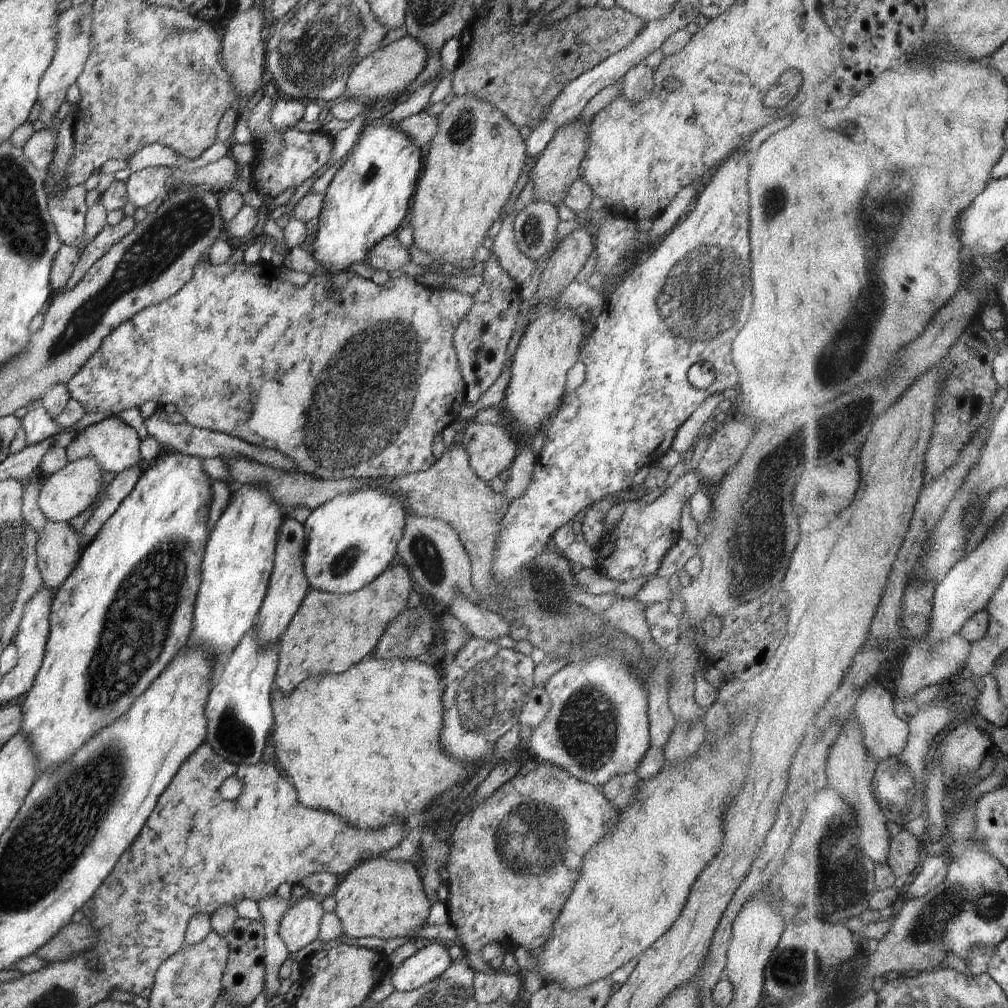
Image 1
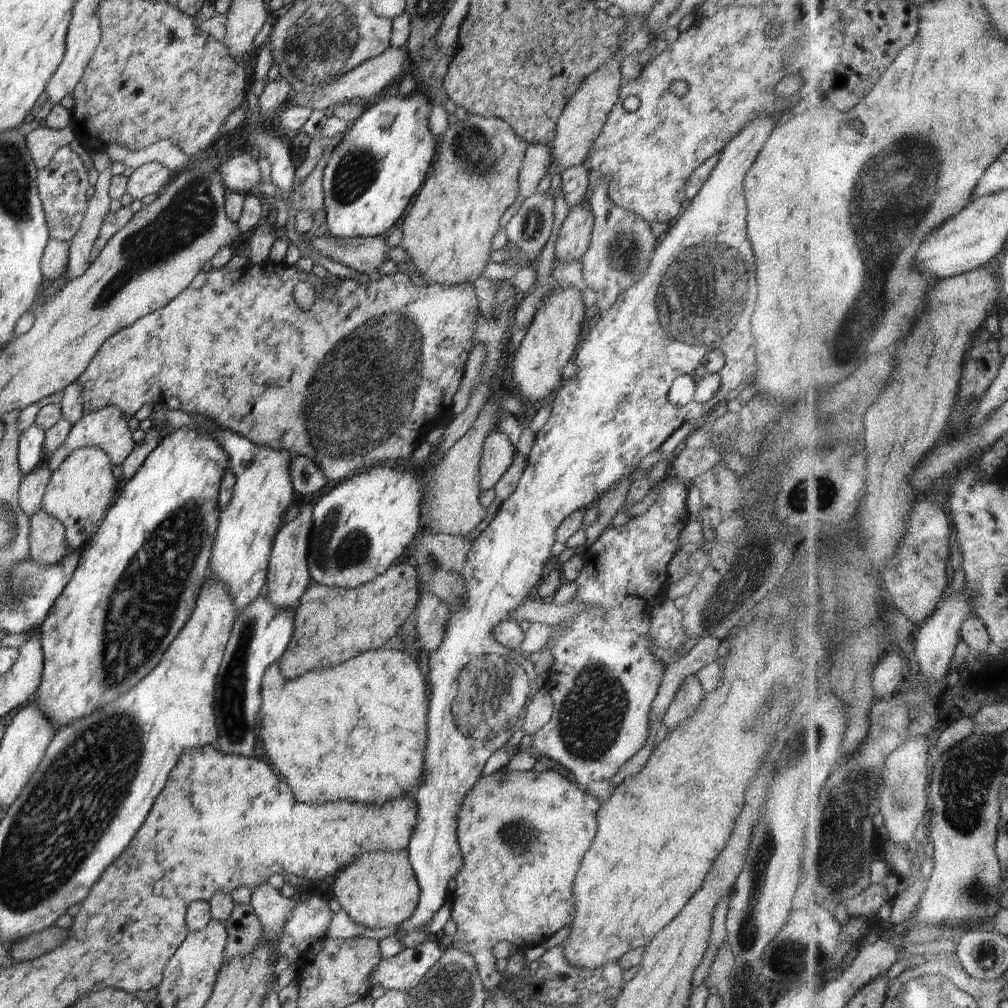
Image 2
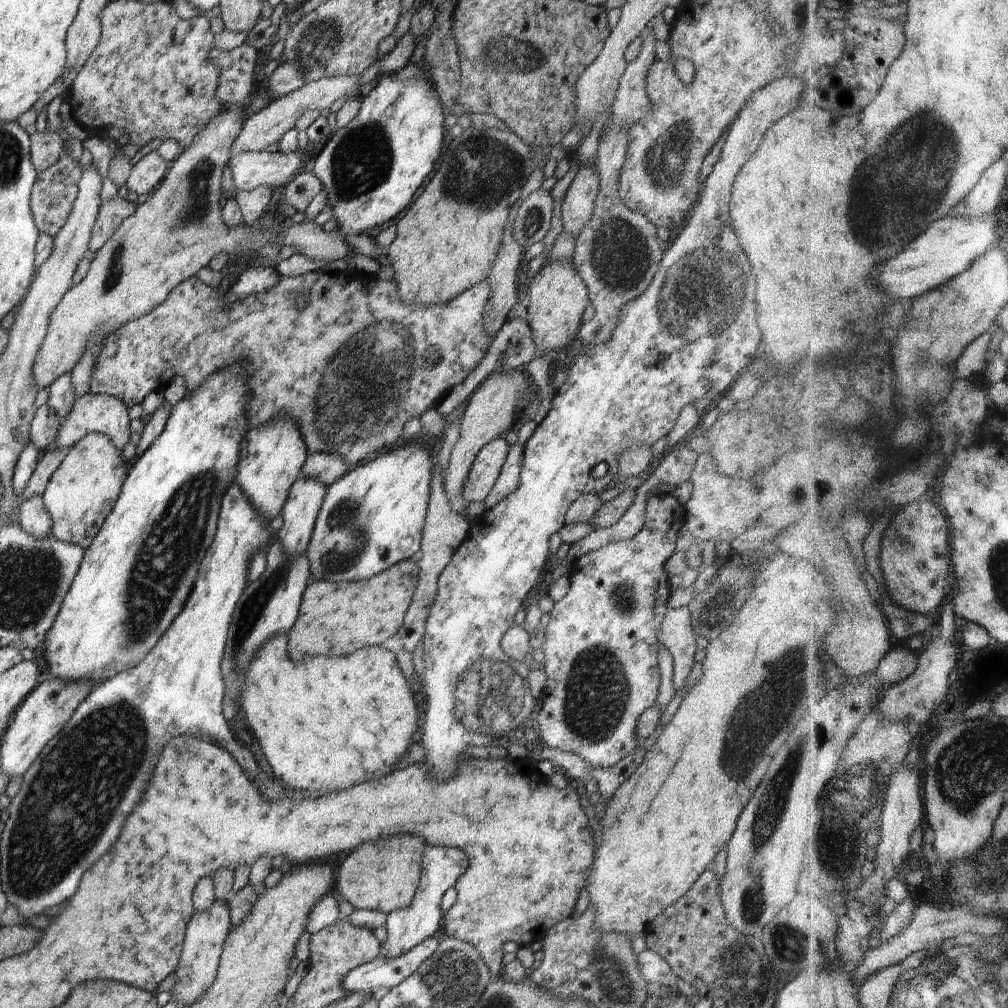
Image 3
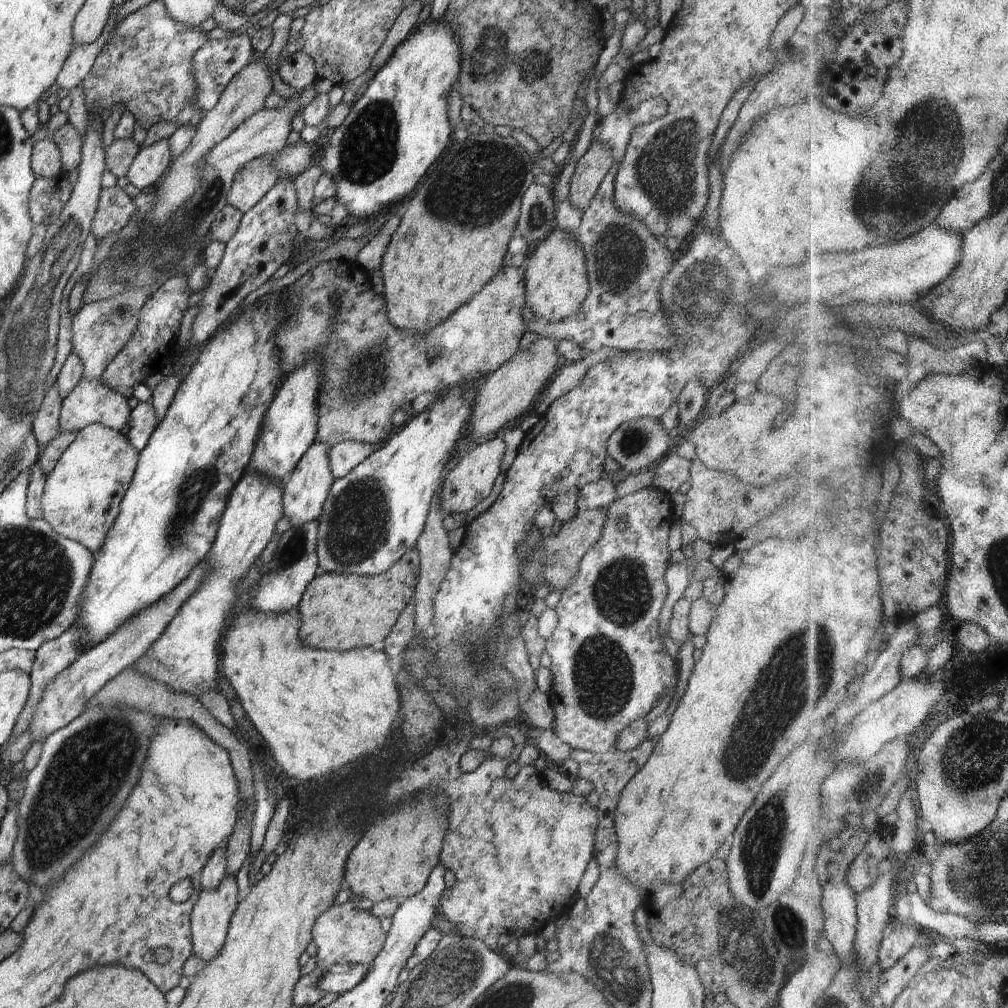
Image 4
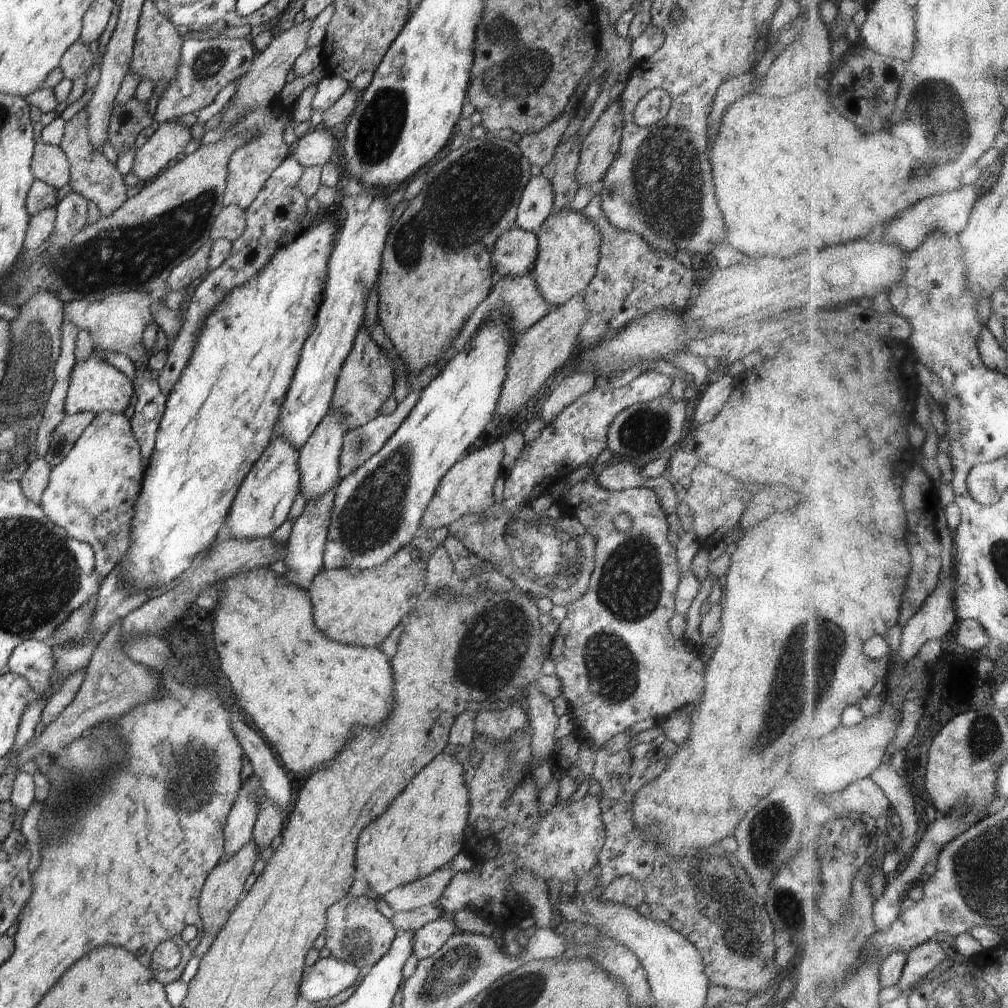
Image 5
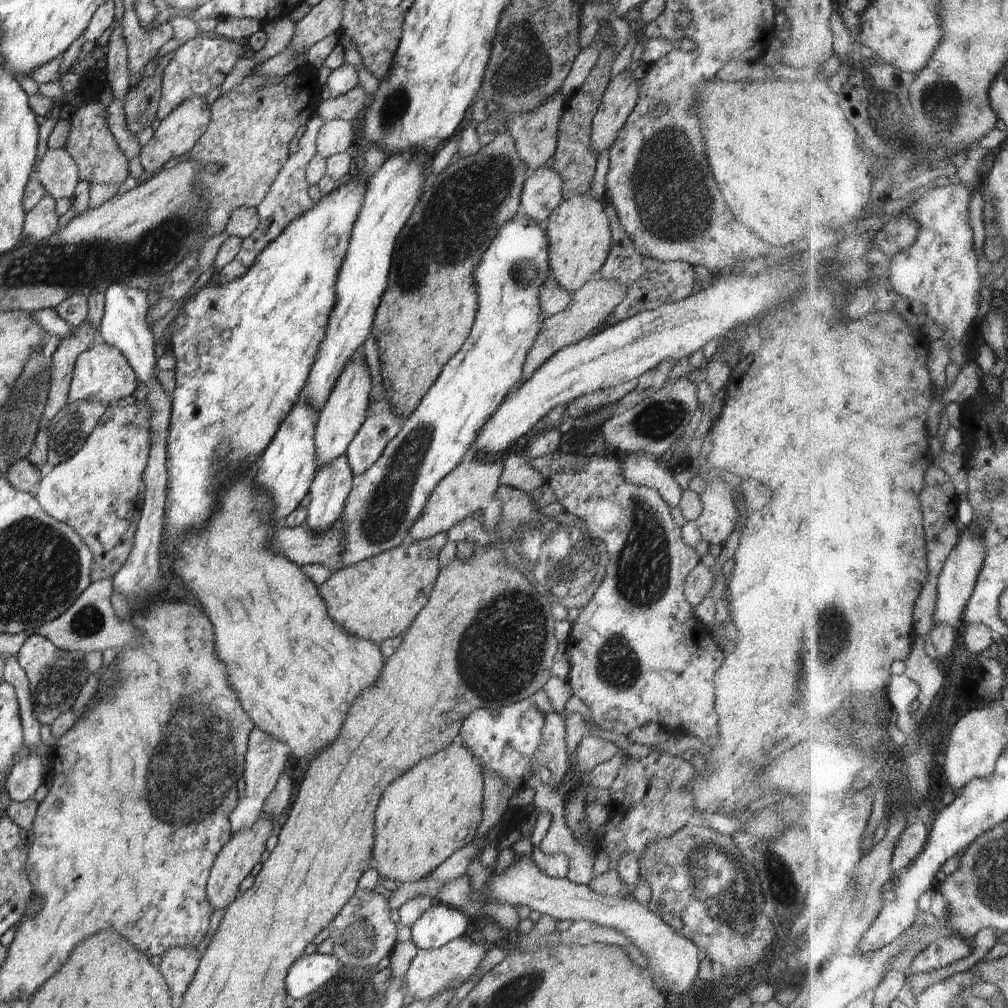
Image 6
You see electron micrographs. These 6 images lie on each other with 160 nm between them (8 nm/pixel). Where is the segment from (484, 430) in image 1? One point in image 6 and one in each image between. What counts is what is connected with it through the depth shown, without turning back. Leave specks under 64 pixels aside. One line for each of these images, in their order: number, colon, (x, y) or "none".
2: (496, 456)
3: (487, 465)
4: (465, 486)
5: (467, 488)
6: (471, 487)

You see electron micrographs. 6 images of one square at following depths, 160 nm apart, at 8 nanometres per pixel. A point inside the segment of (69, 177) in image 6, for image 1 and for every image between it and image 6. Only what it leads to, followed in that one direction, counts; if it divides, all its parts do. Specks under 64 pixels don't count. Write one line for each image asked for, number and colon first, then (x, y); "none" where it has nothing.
1: (39, 150)
2: (43, 142)
3: (46, 148)
4: (45, 159)
5: (49, 164)

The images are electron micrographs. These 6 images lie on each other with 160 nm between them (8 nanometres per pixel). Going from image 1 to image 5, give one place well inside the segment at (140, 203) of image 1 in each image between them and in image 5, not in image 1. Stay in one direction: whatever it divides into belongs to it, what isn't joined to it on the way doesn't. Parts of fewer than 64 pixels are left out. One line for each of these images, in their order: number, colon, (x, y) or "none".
2: (148, 179)
3: (149, 171)
4: (150, 163)
5: (167, 142)

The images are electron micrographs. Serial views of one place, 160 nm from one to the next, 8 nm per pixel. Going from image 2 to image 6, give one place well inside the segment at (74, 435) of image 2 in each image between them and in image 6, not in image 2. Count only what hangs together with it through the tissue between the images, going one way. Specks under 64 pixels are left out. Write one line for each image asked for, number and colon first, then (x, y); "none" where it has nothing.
3: (100, 413)
4: (91, 401)
5: (95, 386)
6: (102, 373)

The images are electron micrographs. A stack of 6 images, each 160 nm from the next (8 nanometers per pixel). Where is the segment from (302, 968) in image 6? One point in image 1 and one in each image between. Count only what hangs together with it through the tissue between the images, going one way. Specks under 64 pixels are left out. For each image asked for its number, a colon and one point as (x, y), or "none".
1: (431, 961)
2: (403, 971)
3: (381, 972)
4: (339, 979)
5: (328, 976)

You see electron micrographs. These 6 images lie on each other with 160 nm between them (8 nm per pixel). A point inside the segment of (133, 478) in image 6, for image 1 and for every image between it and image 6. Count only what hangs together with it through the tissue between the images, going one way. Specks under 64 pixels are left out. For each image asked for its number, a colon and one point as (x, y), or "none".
1: (65, 496)
2: (81, 490)
3: (82, 492)
4: (82, 495)
5: (92, 492)

